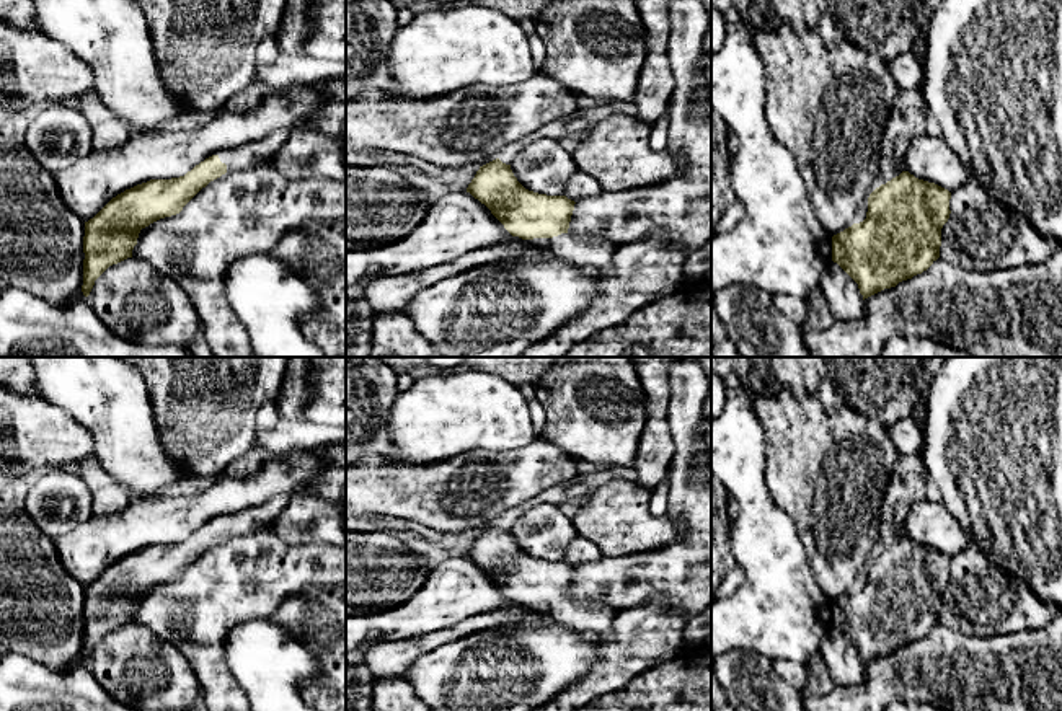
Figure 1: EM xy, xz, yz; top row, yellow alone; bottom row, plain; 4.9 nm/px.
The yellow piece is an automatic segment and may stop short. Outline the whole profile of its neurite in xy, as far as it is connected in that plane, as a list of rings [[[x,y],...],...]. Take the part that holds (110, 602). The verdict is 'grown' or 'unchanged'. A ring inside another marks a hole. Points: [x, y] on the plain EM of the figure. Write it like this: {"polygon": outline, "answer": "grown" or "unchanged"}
{"polygon": [[[290,496],[272,497],[225,514],[196,530],[184,541],[150,545],[113,563],[93,584],[85,587],[83,660],[90,660],[95,646],[109,631],[132,623],[142,594],[179,579],[202,553],[227,537],[248,535],[276,520]]], "answer": "grown"}

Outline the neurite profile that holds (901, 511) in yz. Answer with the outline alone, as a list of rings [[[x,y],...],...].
[[[899,501],[892,510],[896,530],[905,537],[905,519],[909,515],[912,504],[907,501]]]

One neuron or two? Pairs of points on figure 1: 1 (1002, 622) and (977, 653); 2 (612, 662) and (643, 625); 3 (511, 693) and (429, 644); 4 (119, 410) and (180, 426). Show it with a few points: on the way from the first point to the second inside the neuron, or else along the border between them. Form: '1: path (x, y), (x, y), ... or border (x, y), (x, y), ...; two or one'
1: border (953, 630), (963, 635), (981, 636), (1028, 631); two
2: path (622, 653), (640, 635); one
3: border (472, 633), (421, 654), (405, 671); two
4: border (146, 382), (154, 406), (159, 441), (168, 455); two

